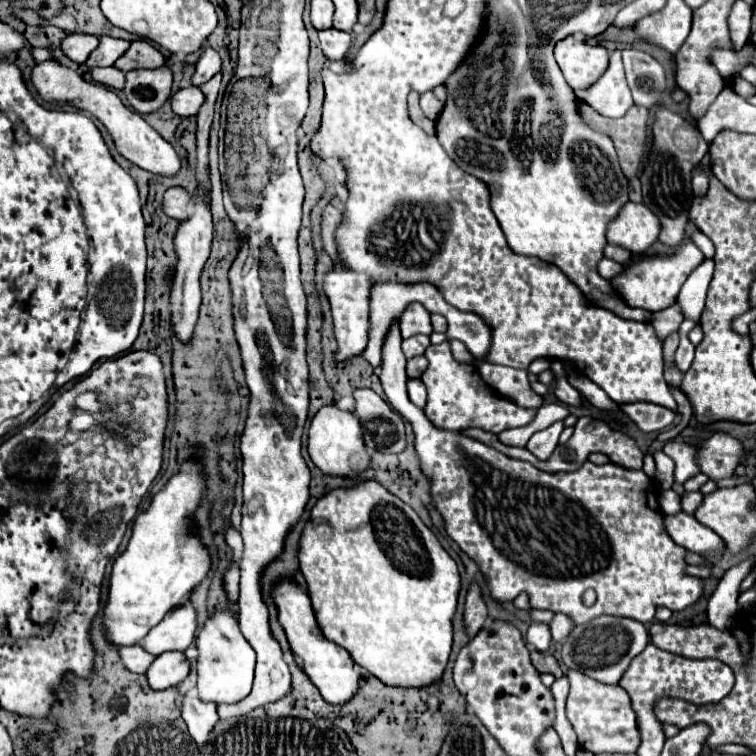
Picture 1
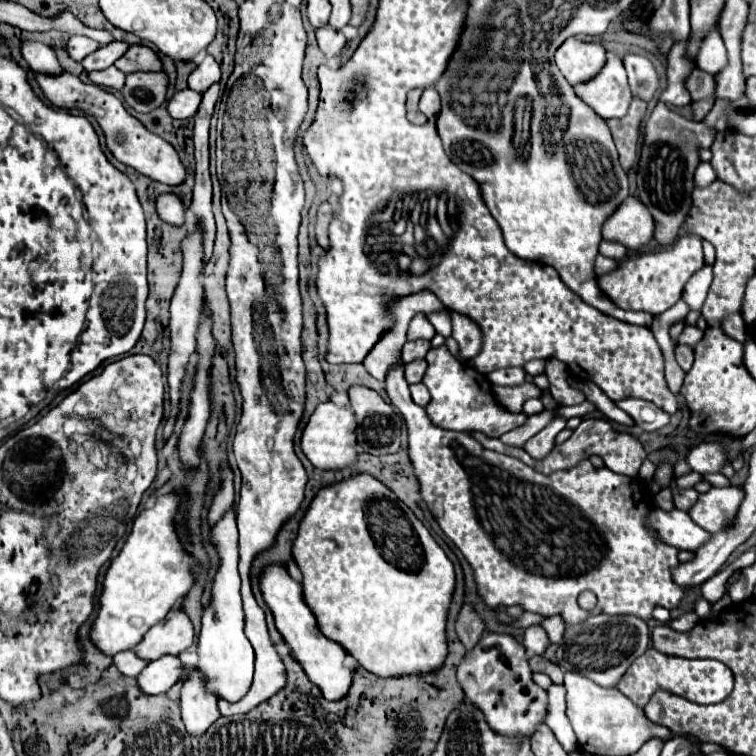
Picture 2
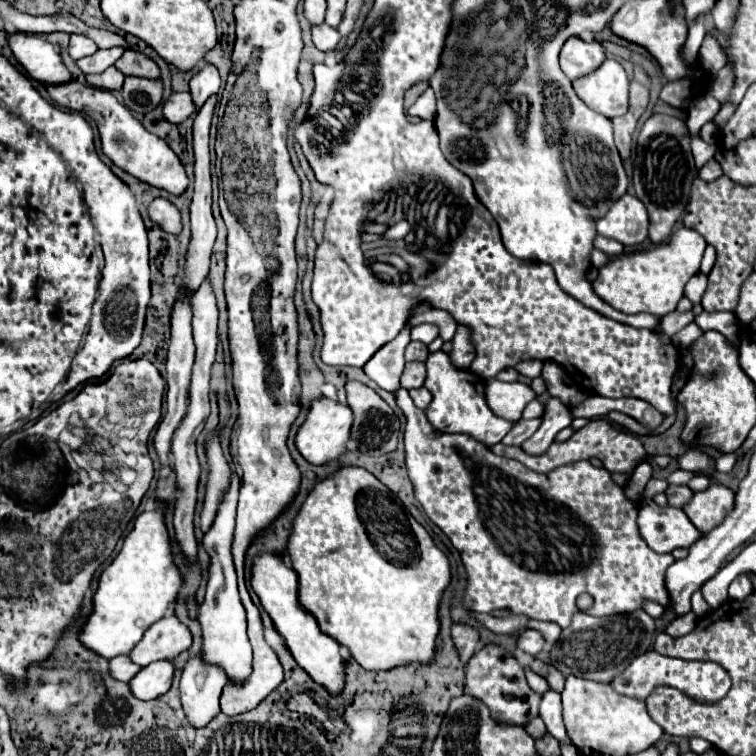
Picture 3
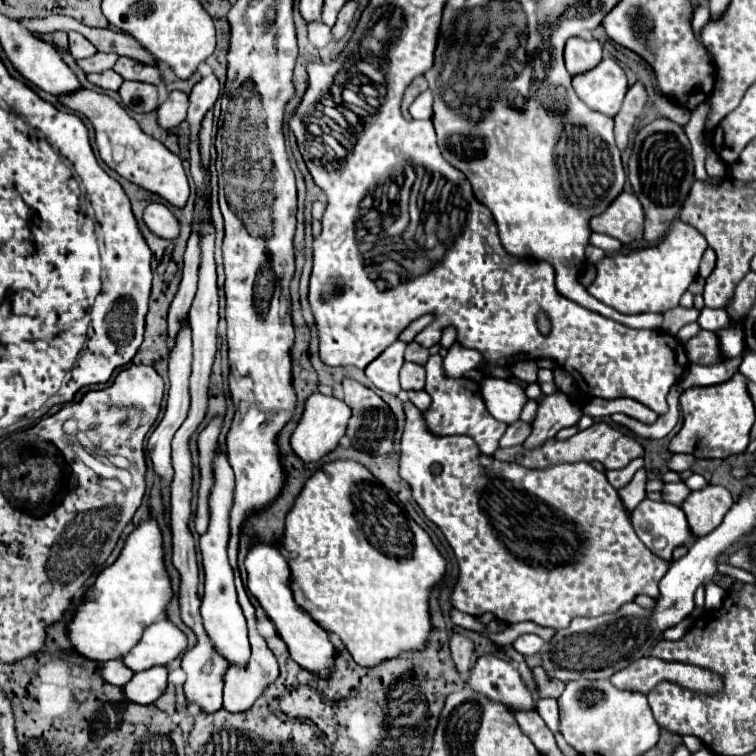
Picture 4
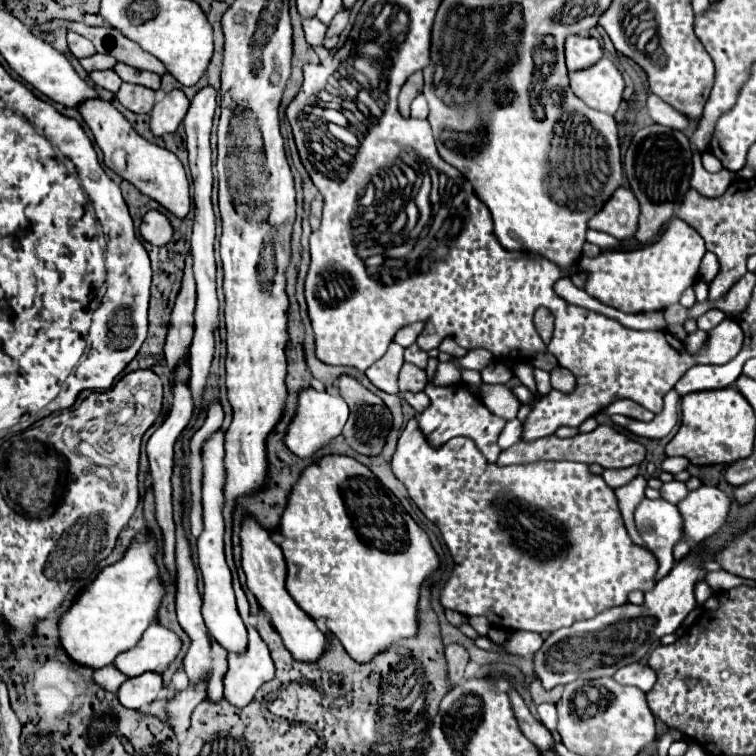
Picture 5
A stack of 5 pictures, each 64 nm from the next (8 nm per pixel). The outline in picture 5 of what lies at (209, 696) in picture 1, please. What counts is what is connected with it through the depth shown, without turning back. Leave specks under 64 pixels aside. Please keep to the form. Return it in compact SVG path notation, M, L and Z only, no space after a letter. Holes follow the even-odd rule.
M218 430L204 444L204 484L202 484L202 504L204 504L204 532L198 538L198 564L204 580L204 604L202 616L210 636L232 654L244 654L248 646L248 632L236 608L236 596L232 588L232 572L224 558L224 434Z

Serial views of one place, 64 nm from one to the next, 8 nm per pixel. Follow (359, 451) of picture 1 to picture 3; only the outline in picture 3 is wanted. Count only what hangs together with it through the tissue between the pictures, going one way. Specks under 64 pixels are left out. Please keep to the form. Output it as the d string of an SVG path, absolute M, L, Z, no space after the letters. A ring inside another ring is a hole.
M328 398L314 400L310 406L310 414L308 414L306 422L302 424L302 428L296 434L296 448L310 464L316 464L316 466L338 460L340 456L346 454L346 442L350 440L352 420L354 420L352 410L346 404L338 404L338 402L328 400Z

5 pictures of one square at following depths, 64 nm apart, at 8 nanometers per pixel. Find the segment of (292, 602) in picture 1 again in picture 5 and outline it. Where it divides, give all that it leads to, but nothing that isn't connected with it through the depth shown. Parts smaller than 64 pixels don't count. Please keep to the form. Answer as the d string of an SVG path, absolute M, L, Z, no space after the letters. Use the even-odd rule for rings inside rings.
M252 518L242 524L242 568L246 572L246 586L256 596L258 604L270 614L276 632L282 636L284 646L298 662L314 662L326 652L326 636L318 630L314 620L292 600L286 590L286 562L278 544L270 534L260 528Z

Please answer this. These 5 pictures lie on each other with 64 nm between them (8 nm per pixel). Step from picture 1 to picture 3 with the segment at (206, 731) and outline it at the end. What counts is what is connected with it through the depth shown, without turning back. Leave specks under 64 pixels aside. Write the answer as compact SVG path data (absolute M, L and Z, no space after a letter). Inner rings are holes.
M200 658L186 662L180 678L180 700L188 724L196 730L220 714L218 698L224 688L224 672L204 664Z

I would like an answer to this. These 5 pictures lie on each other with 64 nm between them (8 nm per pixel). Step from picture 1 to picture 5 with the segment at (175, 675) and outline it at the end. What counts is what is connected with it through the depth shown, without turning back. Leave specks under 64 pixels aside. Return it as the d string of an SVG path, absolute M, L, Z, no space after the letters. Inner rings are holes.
M146 672L144 676L134 676L126 680L118 690L118 700L122 702L122 706L138 710L156 700L162 688L164 688L162 674Z

